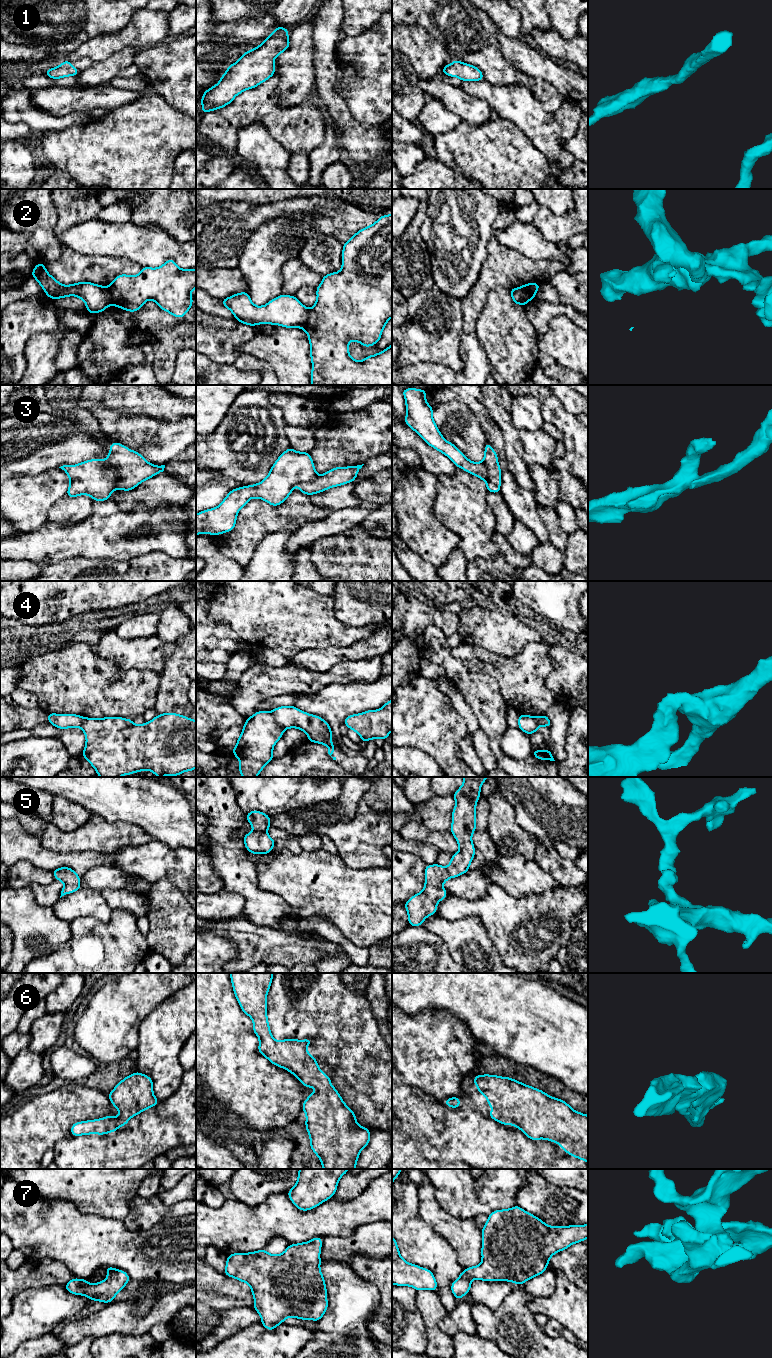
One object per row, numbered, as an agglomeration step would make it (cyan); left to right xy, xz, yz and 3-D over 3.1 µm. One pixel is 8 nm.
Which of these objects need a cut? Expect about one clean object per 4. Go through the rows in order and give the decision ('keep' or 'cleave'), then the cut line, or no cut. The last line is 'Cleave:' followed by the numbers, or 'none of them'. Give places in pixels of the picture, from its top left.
1: keep; cut none
2: cleave; cut xz (309, 309), (307, 320), (302, 327)
3: cleave; cut xy (103, 460), (115, 471), (116, 482), (114, 488)
4: cleave; cut xz (270, 712), (274, 720), (284, 729)
5: keep; cut none
6: keep; cut none
7: keep; cut none
Cleave: 2, 3, 4

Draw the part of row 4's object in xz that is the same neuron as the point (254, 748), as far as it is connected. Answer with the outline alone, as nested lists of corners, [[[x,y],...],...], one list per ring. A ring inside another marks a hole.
[[[258,711],[247,718],[243,731],[232,749],[240,760],[243,777],[257,777],[273,758],[273,747],[282,738],[284,729],[276,723],[270,711]]]

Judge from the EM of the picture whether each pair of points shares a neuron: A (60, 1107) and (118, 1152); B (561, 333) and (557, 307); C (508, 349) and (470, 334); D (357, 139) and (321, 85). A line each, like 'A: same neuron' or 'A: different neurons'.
A: different neurons
B: different neurons
C: different neurons
D: same neuron

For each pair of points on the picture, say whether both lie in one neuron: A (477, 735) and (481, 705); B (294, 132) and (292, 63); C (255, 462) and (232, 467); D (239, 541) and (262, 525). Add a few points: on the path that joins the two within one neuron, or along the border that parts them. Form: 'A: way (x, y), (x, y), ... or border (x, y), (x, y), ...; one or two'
A: border (479, 727), (487, 737), (490, 749); two
B: border (275, 90), (282, 106), (299, 105), (307, 97); two
C: way (249, 462), (238, 462); one
D: way (245, 536), (256, 525); one

